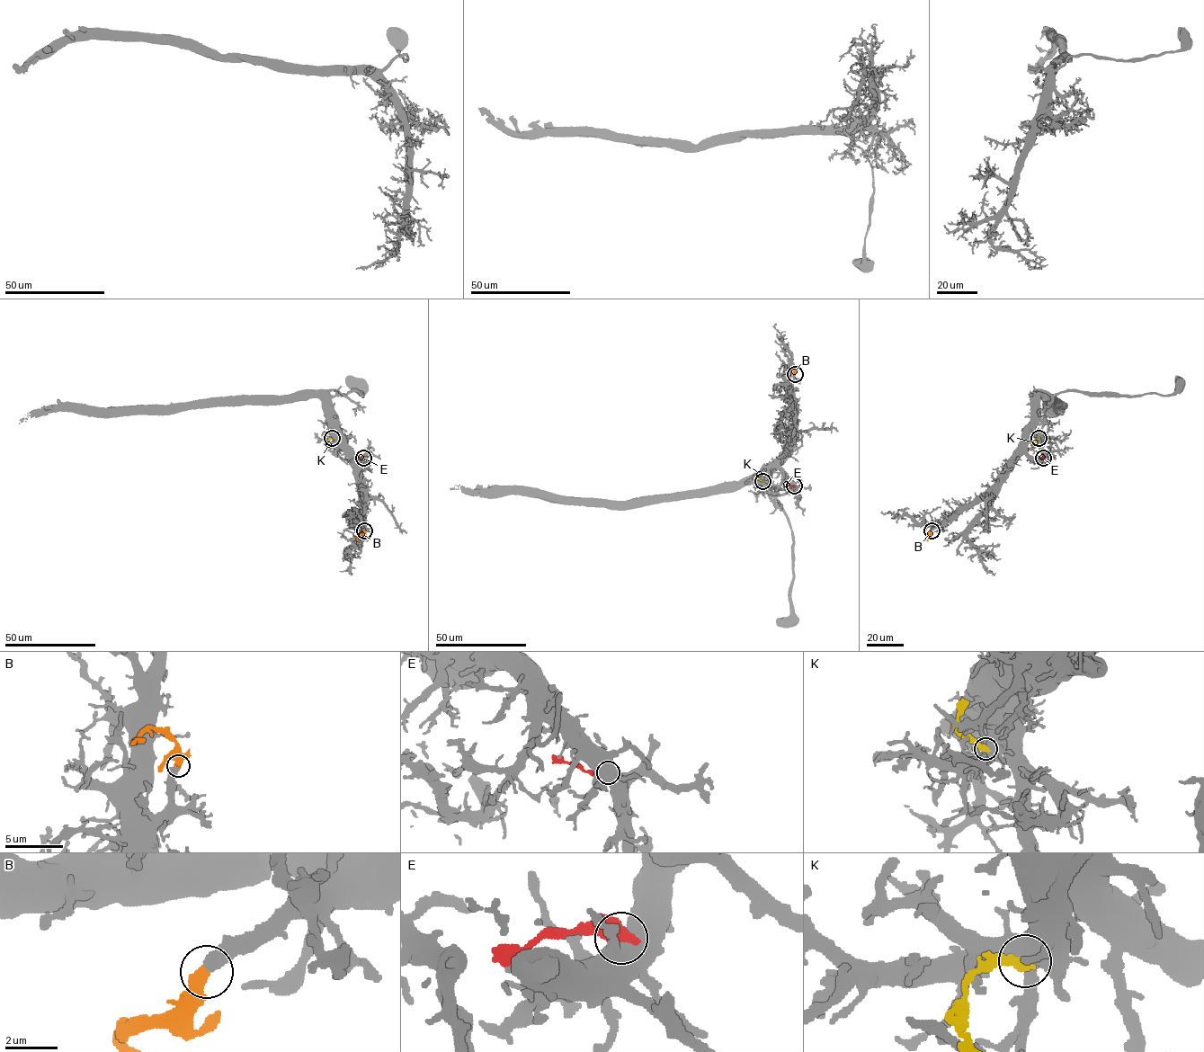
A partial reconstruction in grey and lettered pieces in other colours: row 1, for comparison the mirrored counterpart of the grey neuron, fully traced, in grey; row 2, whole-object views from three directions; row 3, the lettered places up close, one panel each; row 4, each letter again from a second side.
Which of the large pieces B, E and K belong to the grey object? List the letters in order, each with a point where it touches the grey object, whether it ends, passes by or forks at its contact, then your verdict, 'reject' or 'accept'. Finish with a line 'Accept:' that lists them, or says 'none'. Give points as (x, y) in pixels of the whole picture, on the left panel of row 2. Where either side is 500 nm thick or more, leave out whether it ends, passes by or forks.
B: contact (364, 530); accept
E: contact (363, 458); reject
K: contact (332, 438); reject
Accept: B

